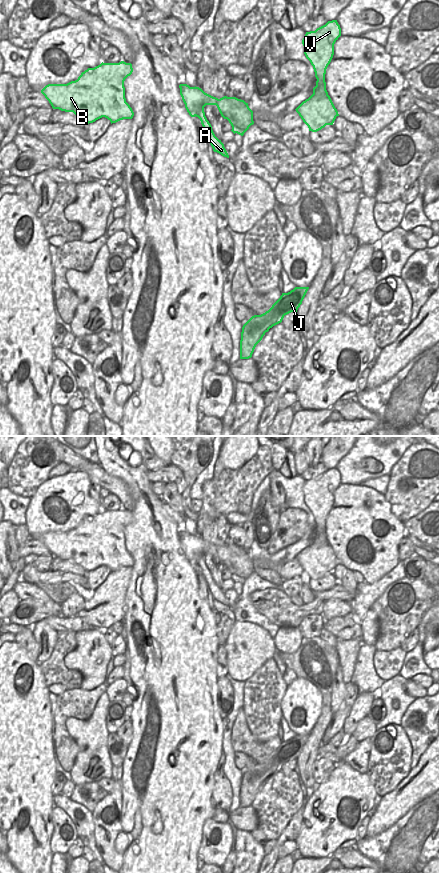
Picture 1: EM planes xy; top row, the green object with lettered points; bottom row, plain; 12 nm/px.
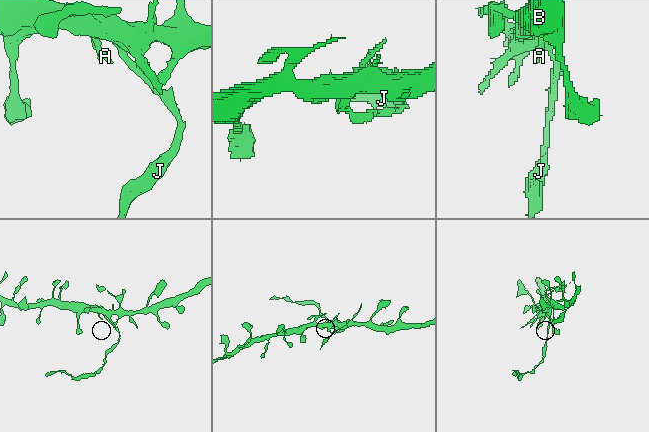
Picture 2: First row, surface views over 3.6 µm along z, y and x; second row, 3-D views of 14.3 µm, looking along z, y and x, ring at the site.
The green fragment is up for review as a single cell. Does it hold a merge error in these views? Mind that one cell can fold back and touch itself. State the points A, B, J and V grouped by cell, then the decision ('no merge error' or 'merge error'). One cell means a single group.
A B V / J | merge error

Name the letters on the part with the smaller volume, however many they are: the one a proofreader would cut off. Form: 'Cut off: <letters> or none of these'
Cut off: J

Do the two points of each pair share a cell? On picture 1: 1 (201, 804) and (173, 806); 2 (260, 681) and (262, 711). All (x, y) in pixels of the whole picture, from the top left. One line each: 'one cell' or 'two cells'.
1: one cell
2: one cell

